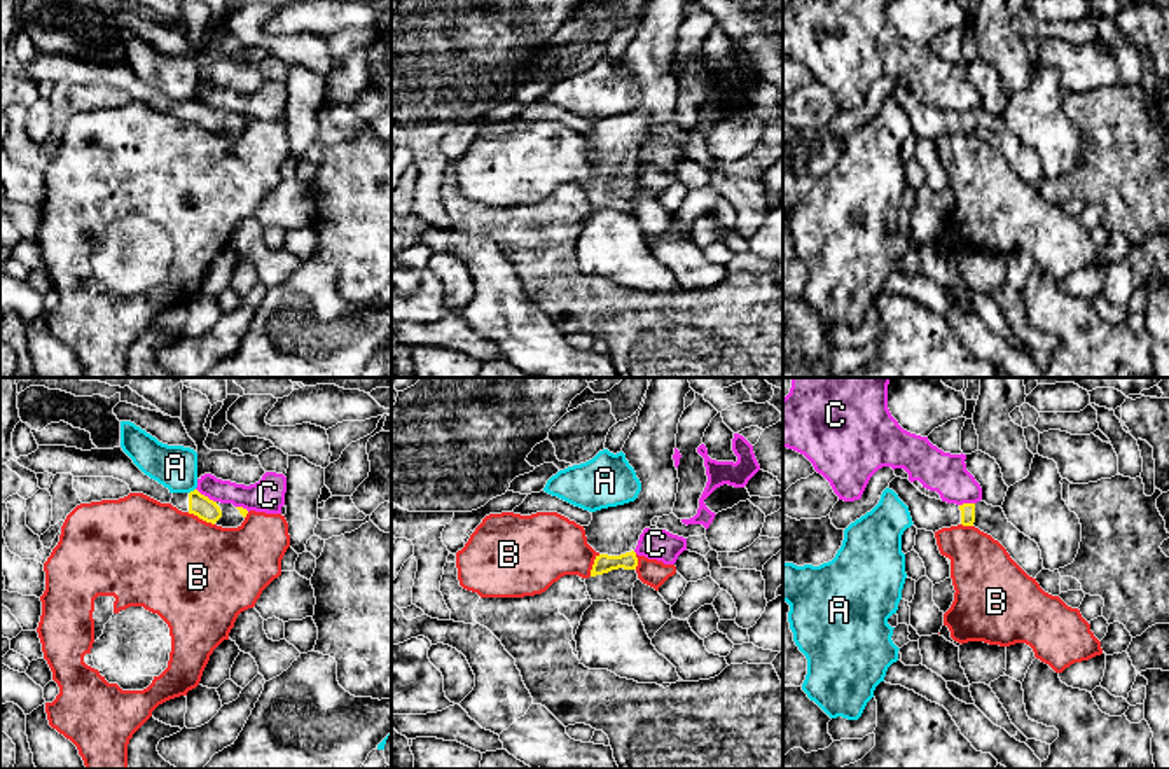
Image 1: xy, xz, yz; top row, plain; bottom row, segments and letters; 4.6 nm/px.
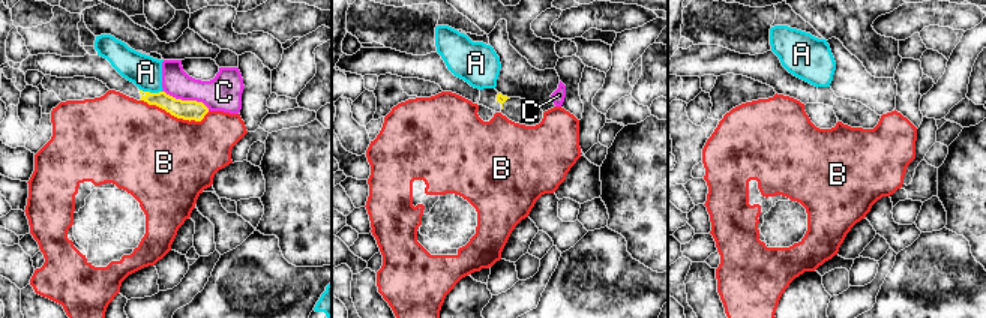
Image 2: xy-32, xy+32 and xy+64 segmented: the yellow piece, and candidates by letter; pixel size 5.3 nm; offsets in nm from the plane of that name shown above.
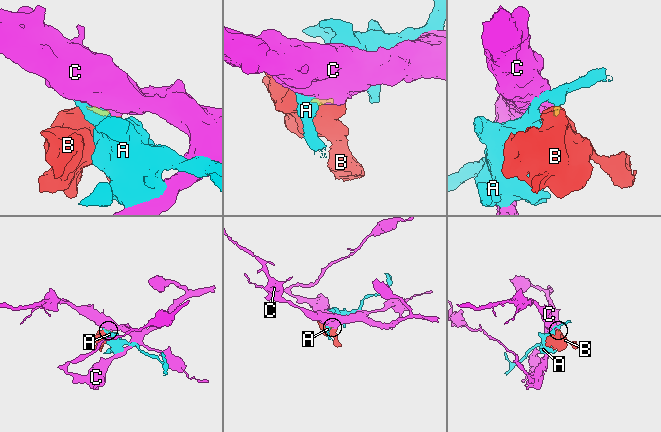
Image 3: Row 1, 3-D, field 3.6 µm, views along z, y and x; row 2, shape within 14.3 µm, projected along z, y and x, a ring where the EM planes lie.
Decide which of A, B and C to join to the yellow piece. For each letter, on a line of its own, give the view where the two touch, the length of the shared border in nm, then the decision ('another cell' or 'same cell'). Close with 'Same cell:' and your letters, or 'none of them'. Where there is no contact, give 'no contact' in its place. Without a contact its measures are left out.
A: xy | 40 nm | another cell
B: xy | 140 nm | another cell
C: xy | 120 nm | another cell
Same cell: none of them

